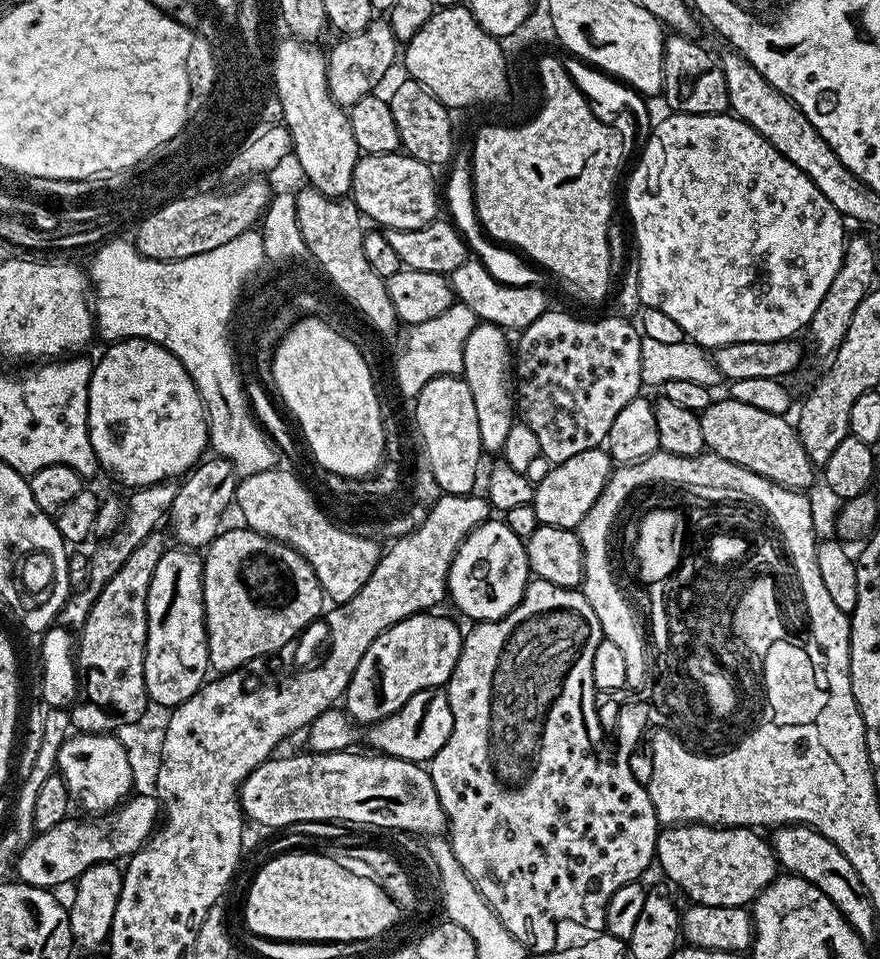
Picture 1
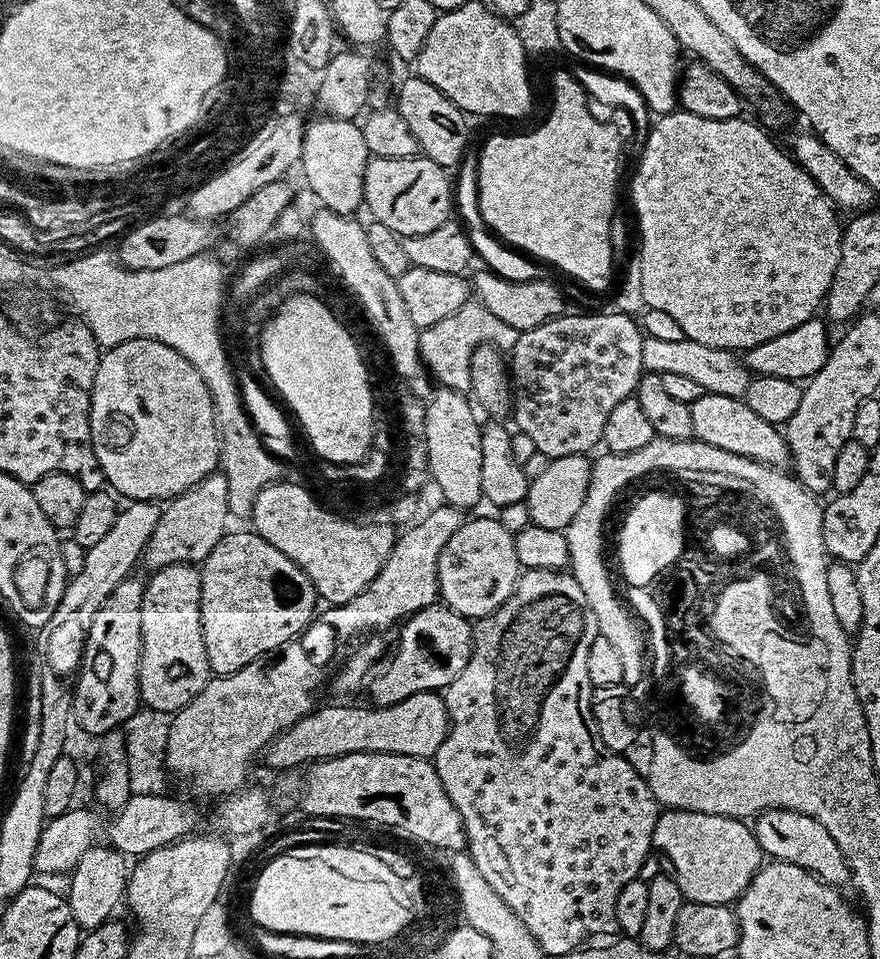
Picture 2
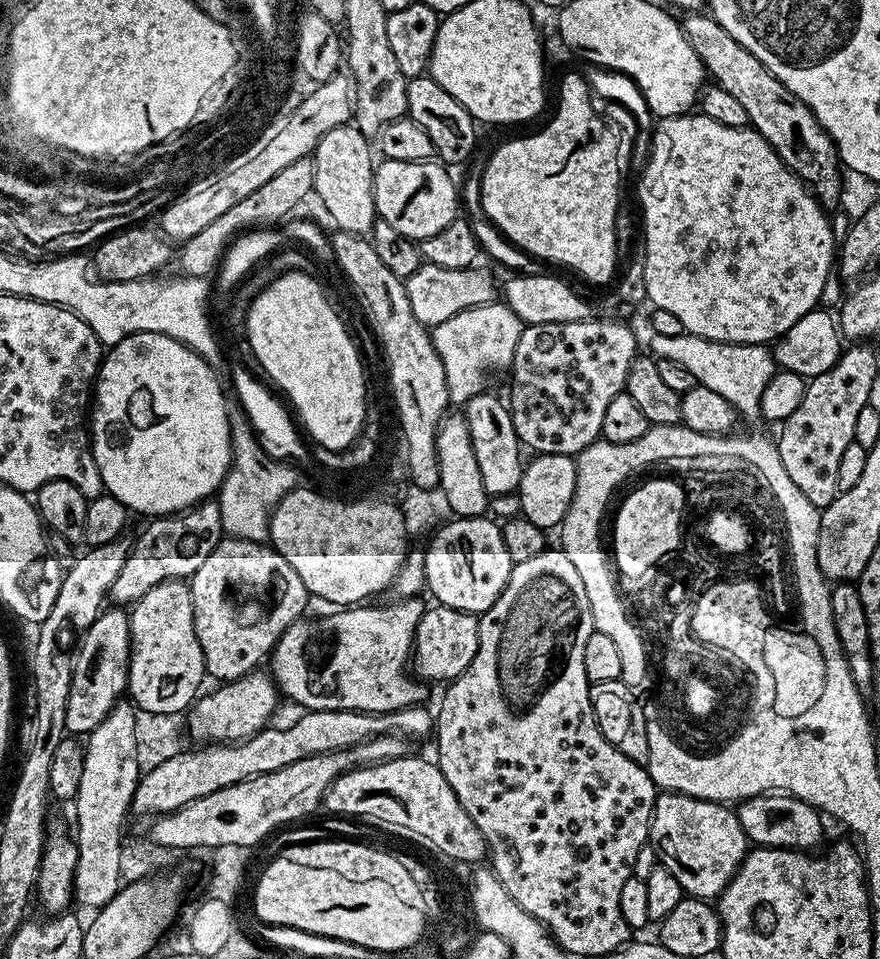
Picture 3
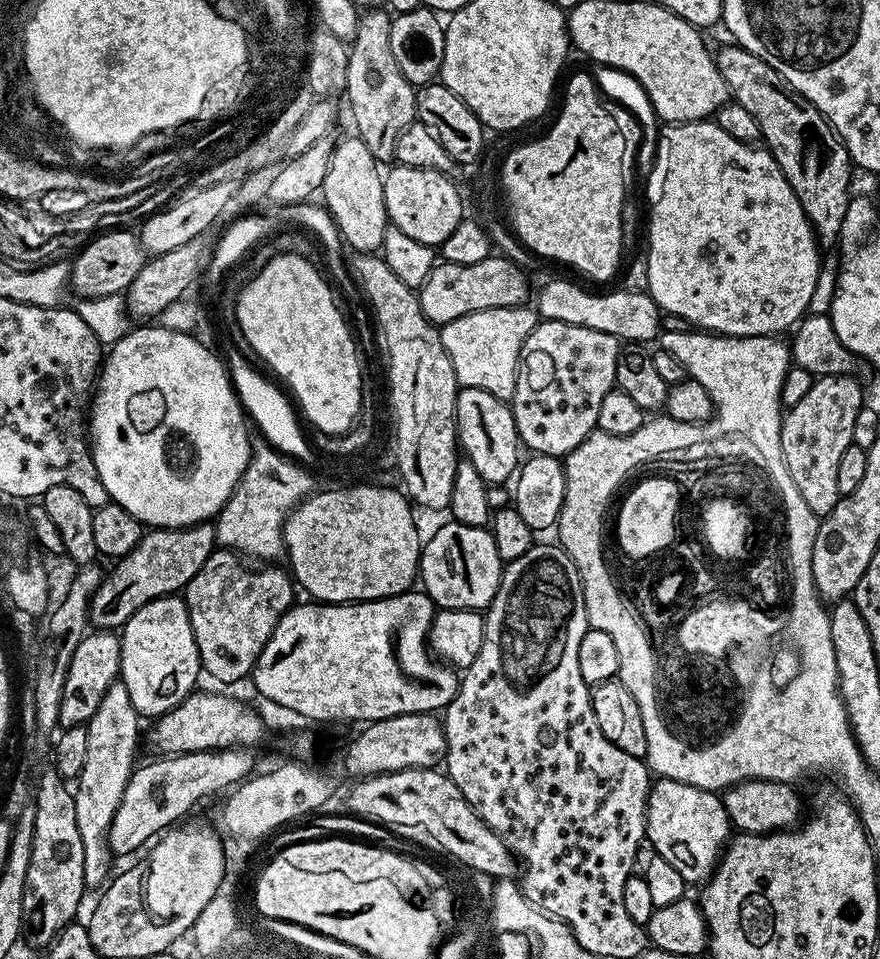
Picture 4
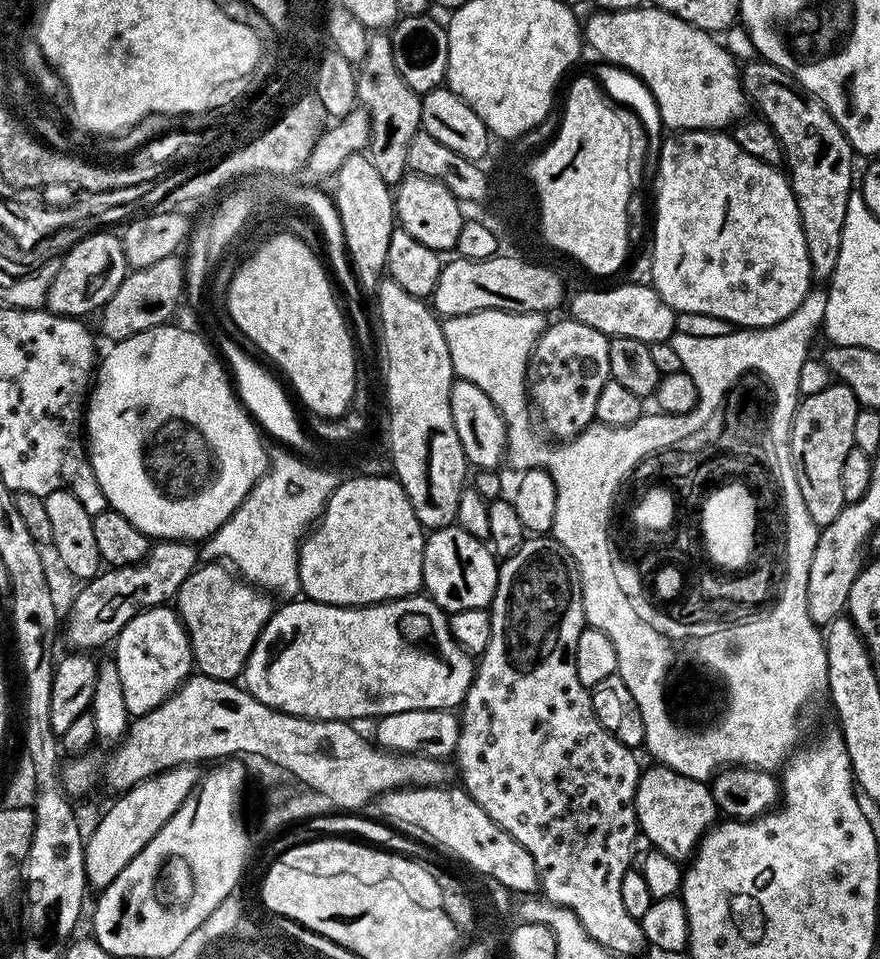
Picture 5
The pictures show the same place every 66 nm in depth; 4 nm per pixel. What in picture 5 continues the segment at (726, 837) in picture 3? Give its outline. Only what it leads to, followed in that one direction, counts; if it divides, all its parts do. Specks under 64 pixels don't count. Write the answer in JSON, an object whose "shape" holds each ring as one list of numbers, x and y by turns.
{"shape":[[653,763,640,774,634,806,639,831,657,852,681,862,691,861,704,833,717,823,718,809,705,781,686,778,664,764]]}

